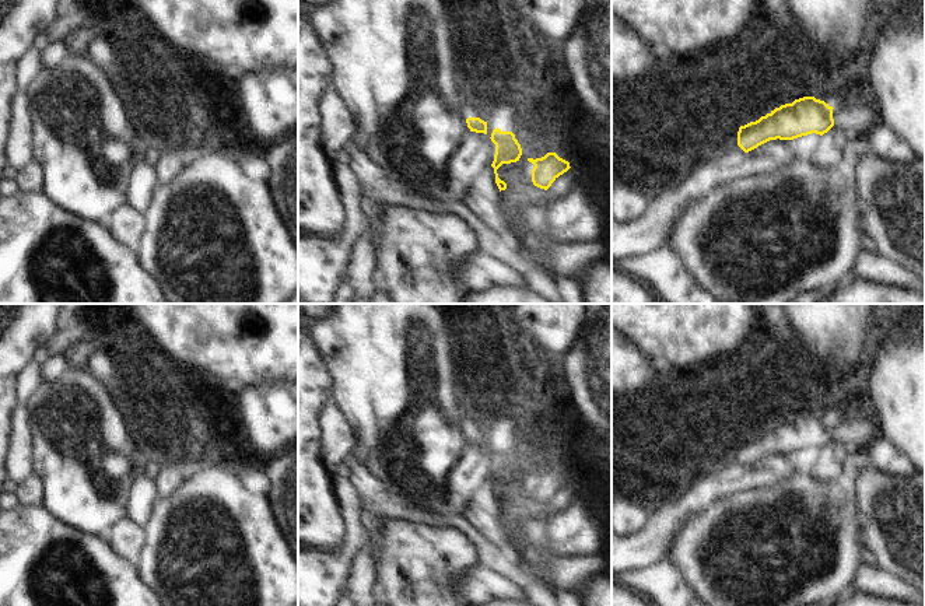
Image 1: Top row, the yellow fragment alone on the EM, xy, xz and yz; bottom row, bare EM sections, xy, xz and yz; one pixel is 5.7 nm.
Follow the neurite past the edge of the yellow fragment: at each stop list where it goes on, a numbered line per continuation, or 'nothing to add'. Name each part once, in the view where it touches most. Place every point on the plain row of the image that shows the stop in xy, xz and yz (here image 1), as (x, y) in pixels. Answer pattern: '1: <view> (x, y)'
1: xz (469, 421)

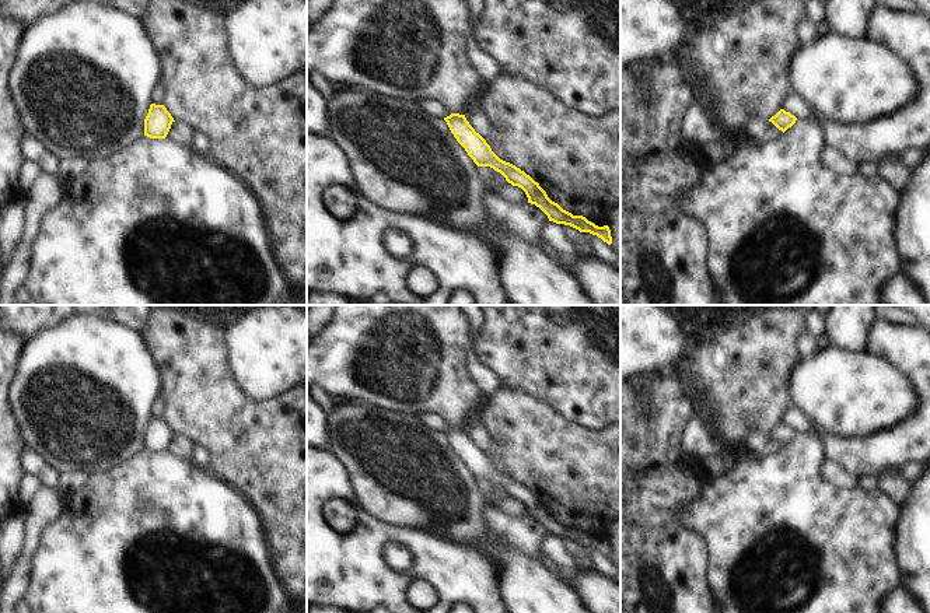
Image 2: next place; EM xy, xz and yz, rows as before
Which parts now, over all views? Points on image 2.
1: xz (440, 423)

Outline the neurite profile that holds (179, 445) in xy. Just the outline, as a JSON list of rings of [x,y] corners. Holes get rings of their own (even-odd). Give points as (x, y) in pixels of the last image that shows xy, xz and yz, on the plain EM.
[[[172,435],[167,451],[179,458],[190,460],[193,446],[195,444],[189,438],[183,435]]]

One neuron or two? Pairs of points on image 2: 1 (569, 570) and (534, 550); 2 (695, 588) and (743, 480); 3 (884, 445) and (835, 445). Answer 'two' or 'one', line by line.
1: two
2: two
3: one

